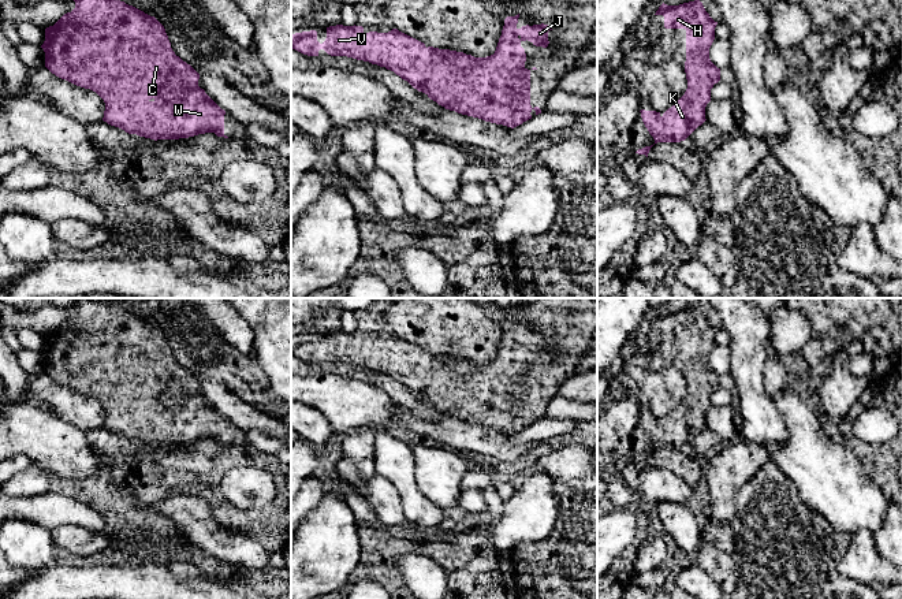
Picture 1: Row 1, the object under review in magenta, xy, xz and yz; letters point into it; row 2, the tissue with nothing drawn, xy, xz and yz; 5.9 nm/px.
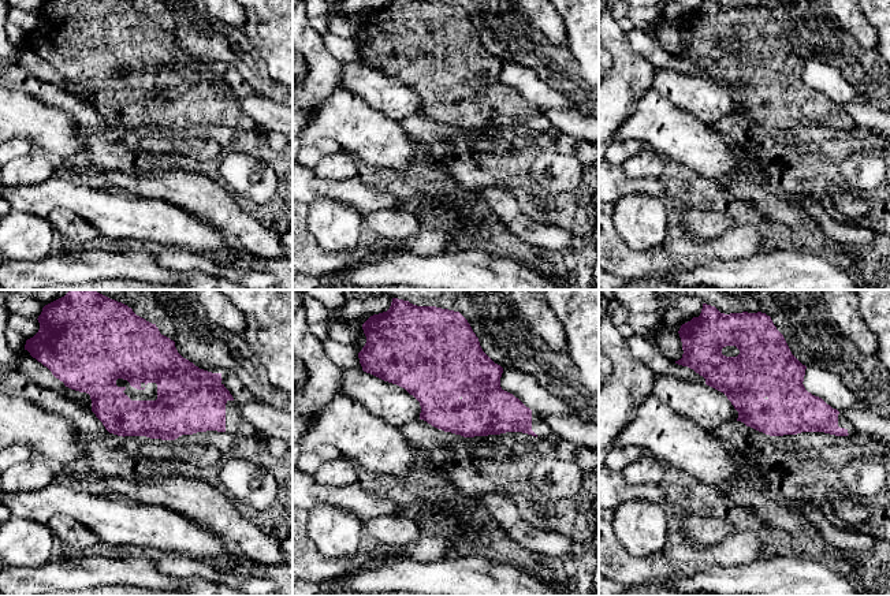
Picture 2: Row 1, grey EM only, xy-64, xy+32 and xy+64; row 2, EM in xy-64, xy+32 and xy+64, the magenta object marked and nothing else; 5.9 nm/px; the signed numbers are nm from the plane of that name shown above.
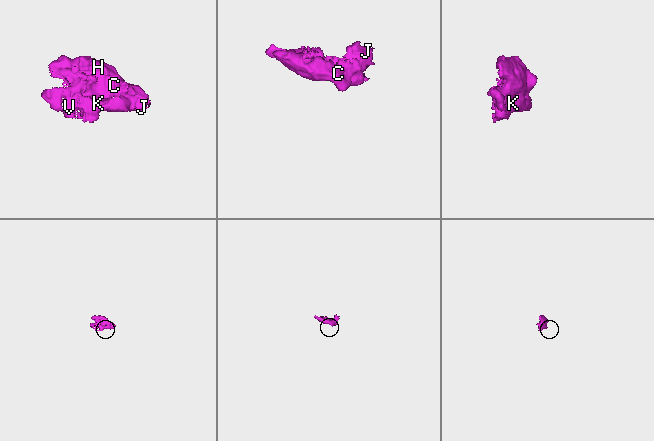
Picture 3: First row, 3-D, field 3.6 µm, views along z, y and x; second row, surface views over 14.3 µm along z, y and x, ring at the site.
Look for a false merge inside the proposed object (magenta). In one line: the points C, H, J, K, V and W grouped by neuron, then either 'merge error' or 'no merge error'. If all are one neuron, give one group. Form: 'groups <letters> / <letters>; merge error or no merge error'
groups C H J K V W; no merge error

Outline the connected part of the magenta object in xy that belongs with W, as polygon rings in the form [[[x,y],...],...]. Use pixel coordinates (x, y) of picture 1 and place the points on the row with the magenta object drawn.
[[[74,0],[75,8],[45,29],[45,67],[56,77],[96,92],[105,103],[102,120],[150,139],[224,134],[221,109],[198,86],[200,74],[171,48],[164,26],[120,0]]]

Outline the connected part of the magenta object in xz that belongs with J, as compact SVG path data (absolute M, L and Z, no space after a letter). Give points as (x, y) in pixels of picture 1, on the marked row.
M519 14L504 19L496 51L487 57L426 48L424 42L398 29L388 33L369 31L365 34L364 27L355 25L327 27L327 38L323 44L317 41L316 30L291 34L291 48L308 56L318 56L318 51L324 49L331 56L347 56L385 67L446 109L514 129L532 119L533 109L536 115L541 114L538 107L530 105L532 70L525 67L526 53L521 42L528 40L536 46L547 48L548 31L552 30L544 23L518 29L518 18Z

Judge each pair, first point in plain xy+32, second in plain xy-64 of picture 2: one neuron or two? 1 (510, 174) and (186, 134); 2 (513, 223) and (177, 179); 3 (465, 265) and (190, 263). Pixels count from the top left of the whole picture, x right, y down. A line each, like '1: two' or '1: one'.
1: one
2: one
3: two

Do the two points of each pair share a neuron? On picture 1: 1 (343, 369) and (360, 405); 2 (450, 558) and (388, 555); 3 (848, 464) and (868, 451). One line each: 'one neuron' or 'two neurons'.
1: two neurons
2: one neuron
3: two neurons

